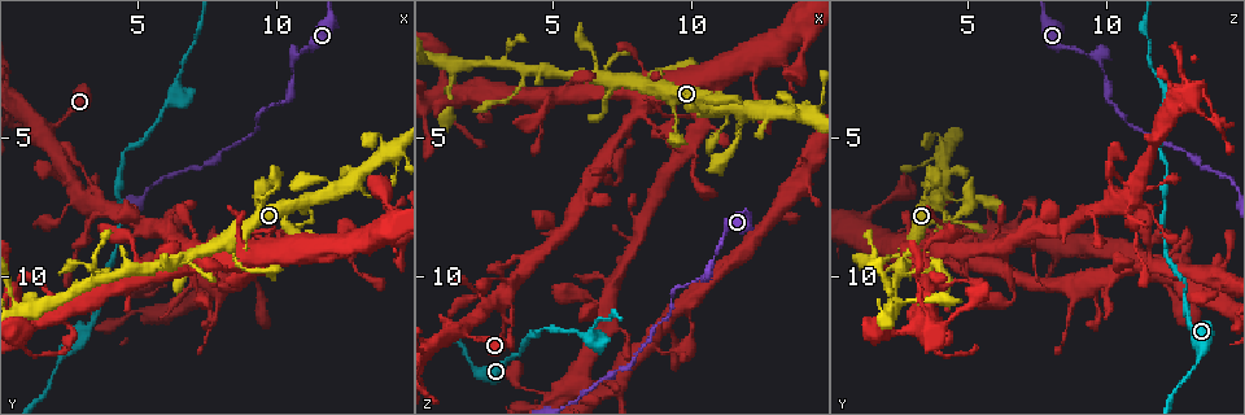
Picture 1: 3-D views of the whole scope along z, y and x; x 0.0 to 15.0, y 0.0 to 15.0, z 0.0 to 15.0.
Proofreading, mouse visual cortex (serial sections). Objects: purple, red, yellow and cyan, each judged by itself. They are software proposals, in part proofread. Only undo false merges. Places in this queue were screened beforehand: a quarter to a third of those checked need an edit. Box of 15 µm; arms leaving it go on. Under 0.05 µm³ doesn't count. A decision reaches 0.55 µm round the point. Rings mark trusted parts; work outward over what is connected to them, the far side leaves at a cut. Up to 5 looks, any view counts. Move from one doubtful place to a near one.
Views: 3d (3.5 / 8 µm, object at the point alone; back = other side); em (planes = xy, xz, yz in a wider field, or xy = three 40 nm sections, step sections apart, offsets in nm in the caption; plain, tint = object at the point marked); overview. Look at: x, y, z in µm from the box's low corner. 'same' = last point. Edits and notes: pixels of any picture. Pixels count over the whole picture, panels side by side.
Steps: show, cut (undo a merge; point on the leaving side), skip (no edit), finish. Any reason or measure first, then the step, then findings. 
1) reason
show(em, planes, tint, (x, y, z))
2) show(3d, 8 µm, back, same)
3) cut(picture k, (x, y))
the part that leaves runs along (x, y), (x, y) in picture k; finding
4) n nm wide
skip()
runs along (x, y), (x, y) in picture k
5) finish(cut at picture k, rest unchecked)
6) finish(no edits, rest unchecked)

abrupt turn
show(3d, 8 µm, (4.7, 10.2, 14.3))

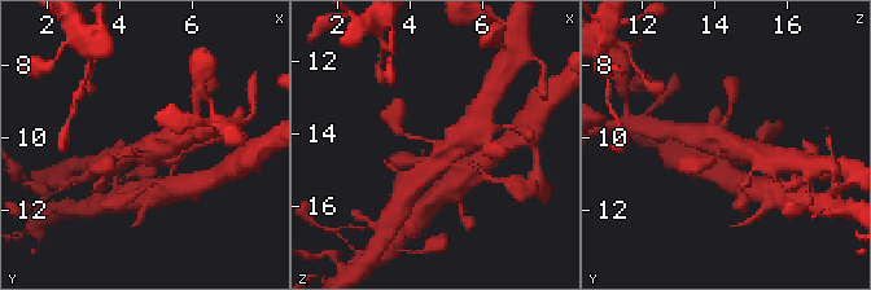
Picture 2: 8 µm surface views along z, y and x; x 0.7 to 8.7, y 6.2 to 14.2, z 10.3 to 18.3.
4 arms; arms of 100, 150, 500, 700 nm; need the tissue
show(em, xy, step 1, tint, (4.7, 10.3, 14.3))

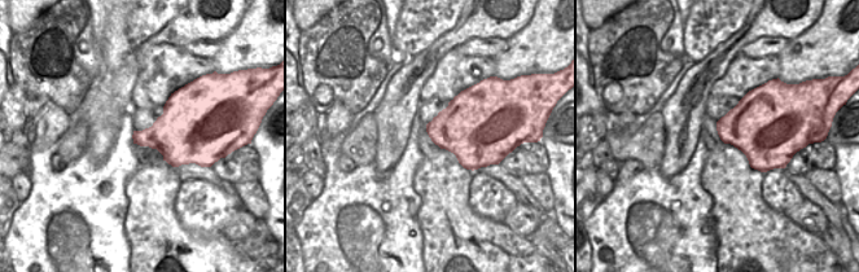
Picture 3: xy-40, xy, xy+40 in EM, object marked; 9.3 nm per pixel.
skip()
continuous, no second cell

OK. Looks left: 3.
thin neck
show(3d, 8 µm, (10.6, 2.9, 9.8))

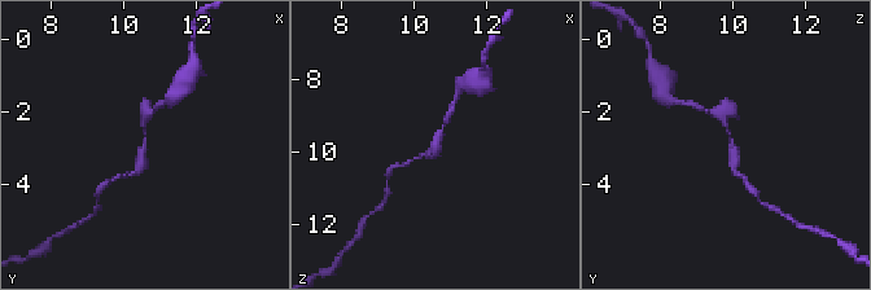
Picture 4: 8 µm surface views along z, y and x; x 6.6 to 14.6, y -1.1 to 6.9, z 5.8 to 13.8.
show(3d, 3.5 µm, (10.6, 2.9, 9.9))

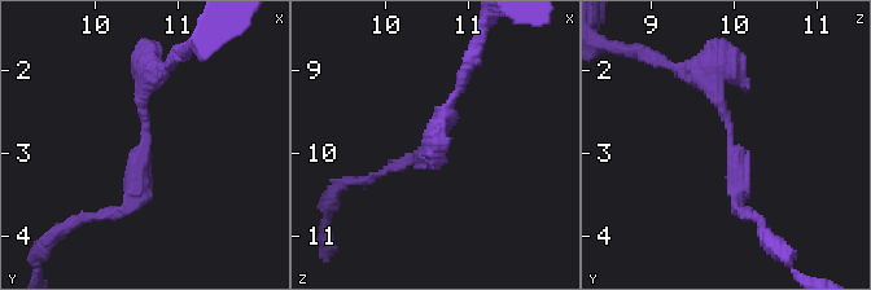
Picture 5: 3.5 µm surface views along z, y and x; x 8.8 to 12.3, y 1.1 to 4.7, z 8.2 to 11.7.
arms of 250, 250 nm
show(em, xy, step 5, tint, (10.55, 2.85, 9.95))

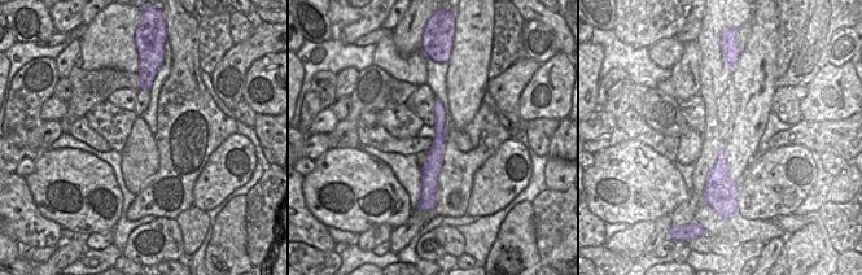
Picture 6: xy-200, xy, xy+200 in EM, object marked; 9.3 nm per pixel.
skip()
one cell here

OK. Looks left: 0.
finish(no edits, rest unchecked)

